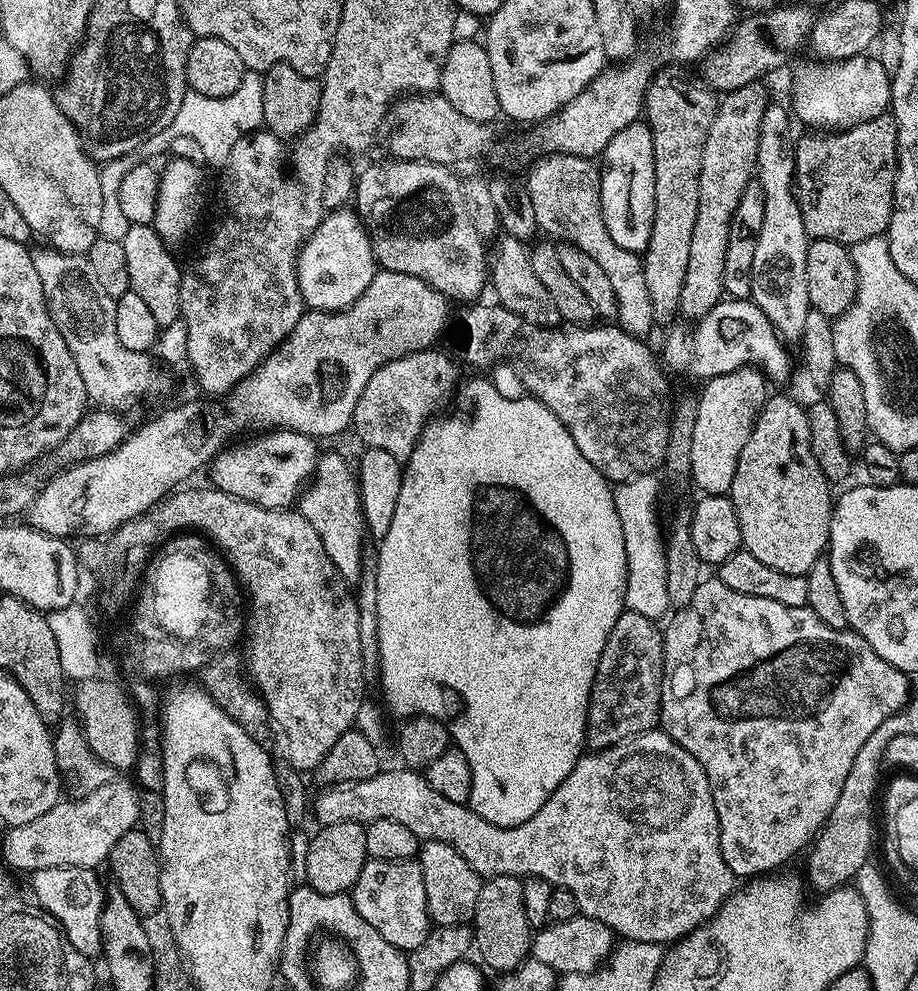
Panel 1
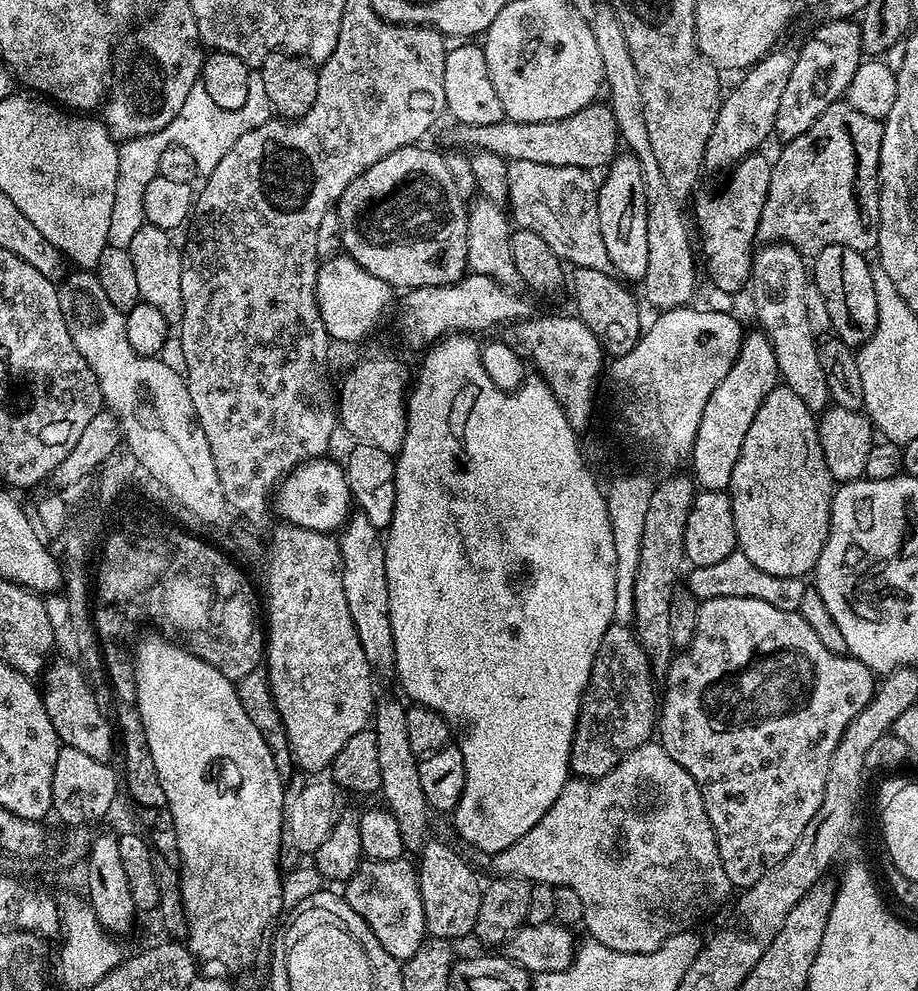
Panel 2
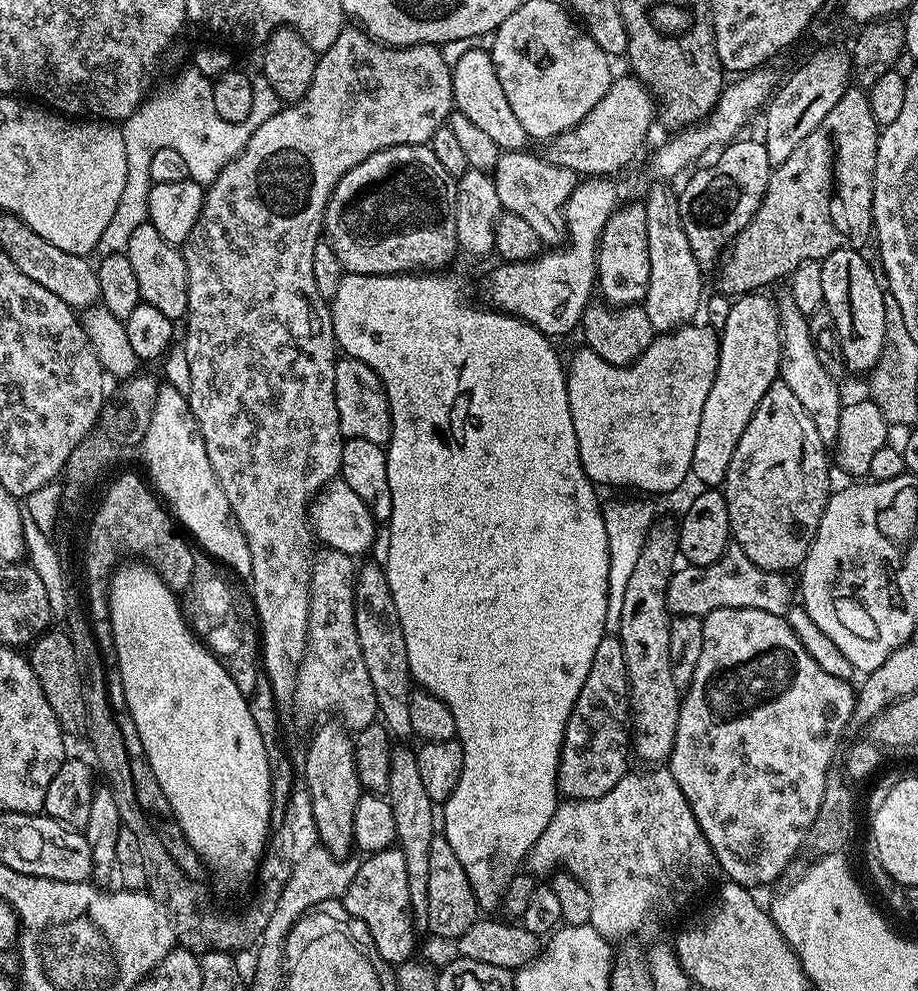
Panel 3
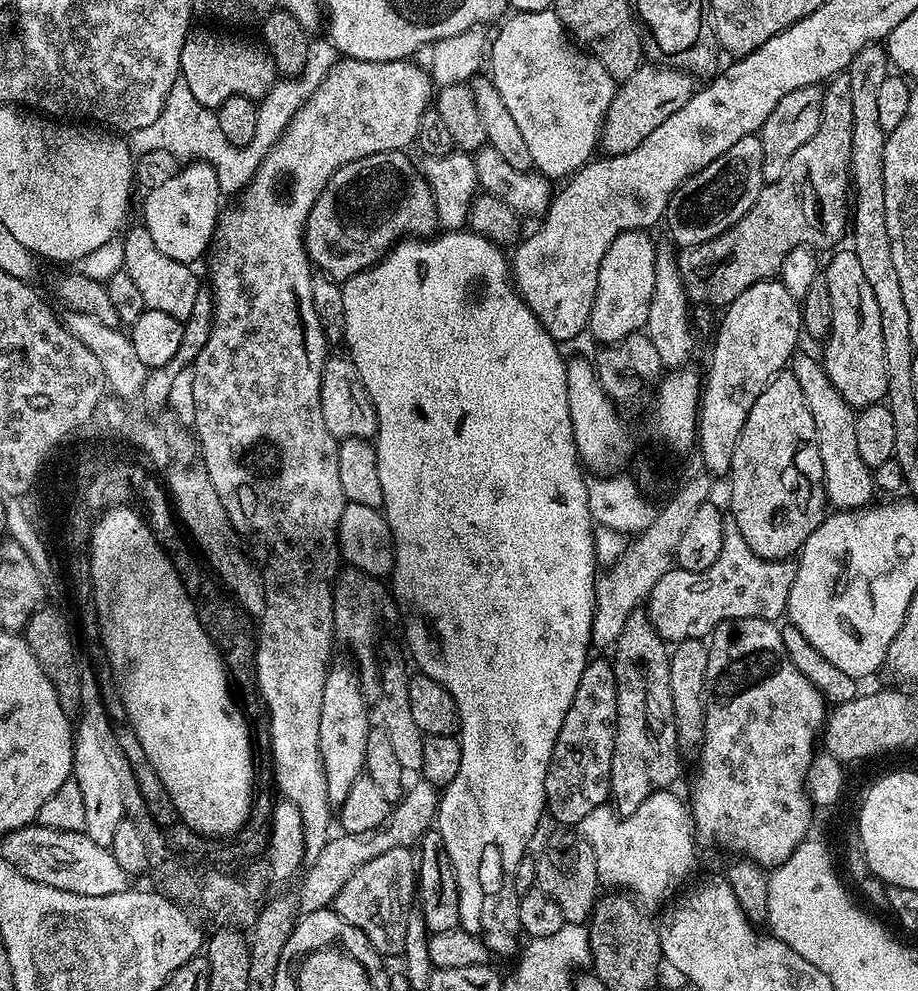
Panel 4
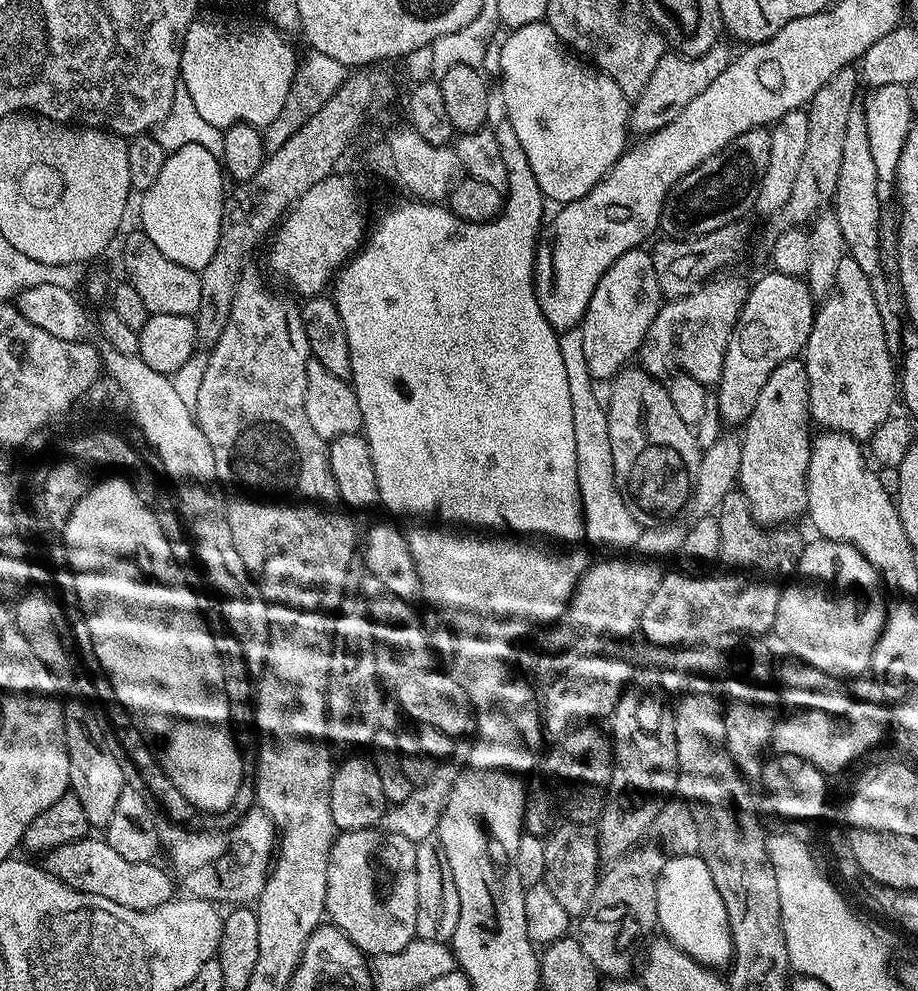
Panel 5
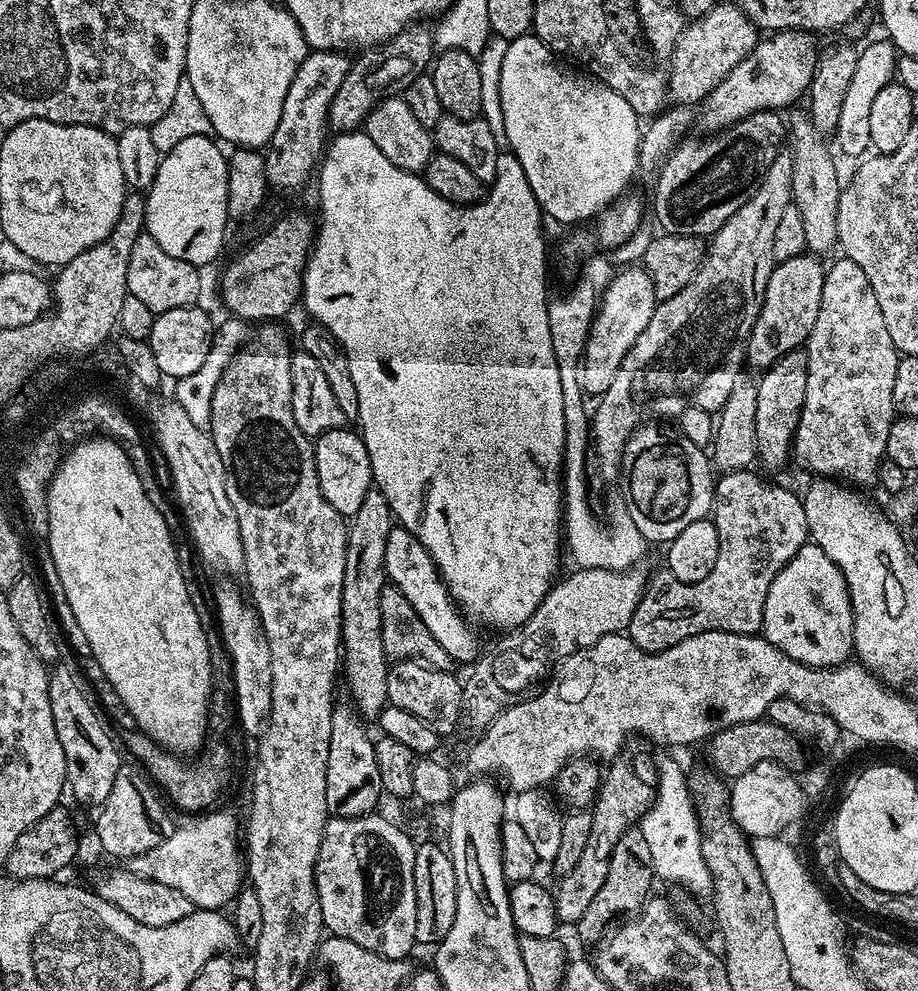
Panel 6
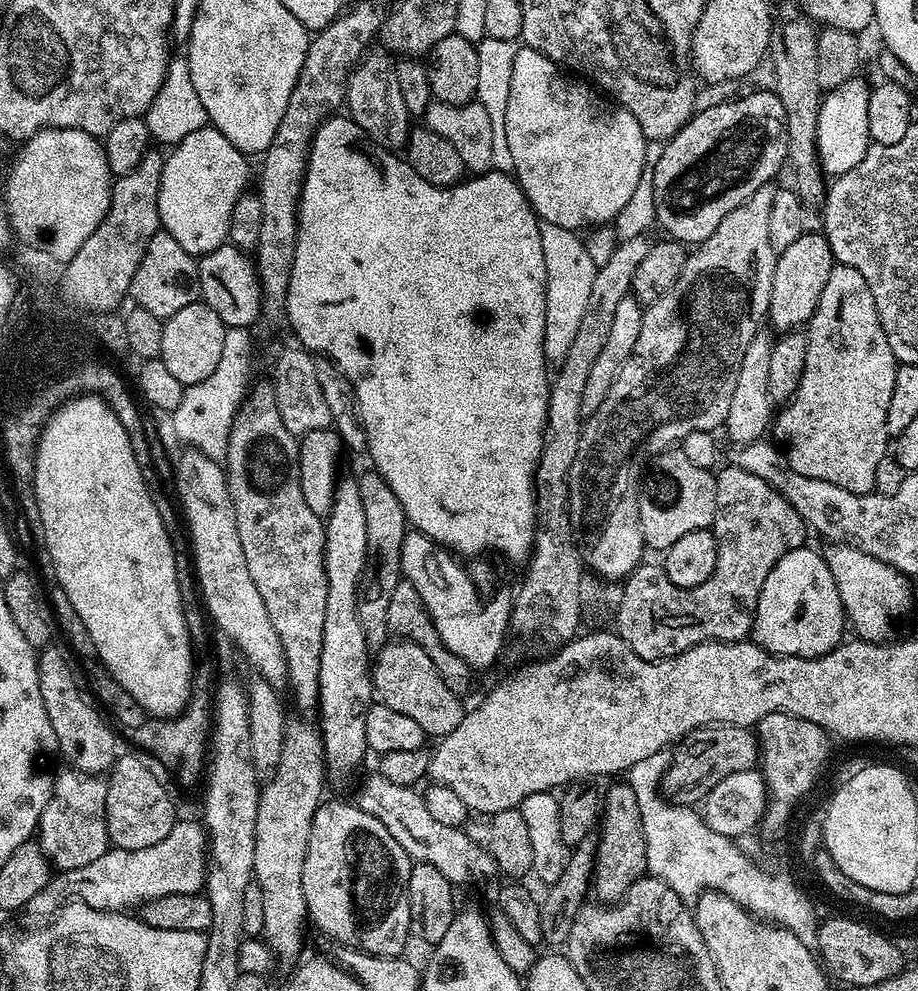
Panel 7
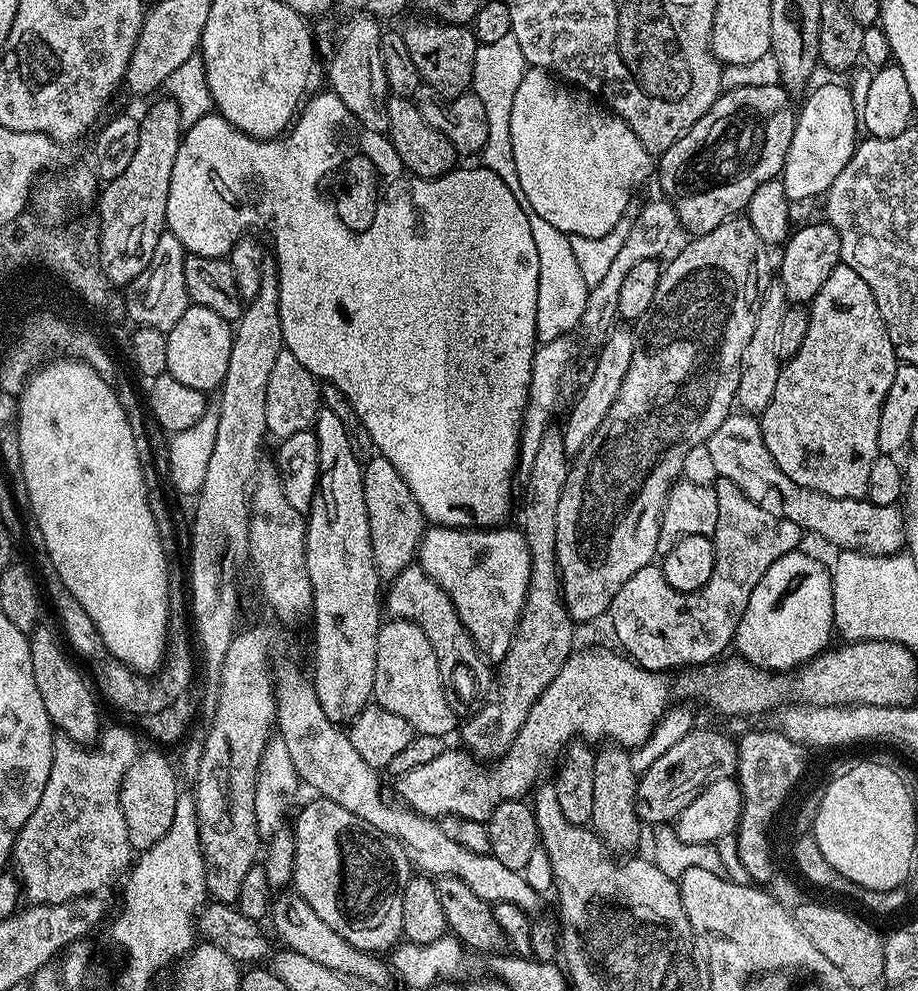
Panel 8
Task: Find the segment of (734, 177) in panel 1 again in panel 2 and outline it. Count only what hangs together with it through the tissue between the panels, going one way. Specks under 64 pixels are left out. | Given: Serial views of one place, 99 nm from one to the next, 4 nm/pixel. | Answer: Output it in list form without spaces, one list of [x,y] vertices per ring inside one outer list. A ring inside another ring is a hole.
[[[777,47],[767,52],[758,63],[743,73],[744,76],[720,101],[718,118],[714,130],[710,130],[710,142],[706,142],[704,155],[705,169],[710,173],[727,173],[736,167],[736,163],[753,155],[771,137],[776,130],[778,105],[782,103],[782,93],[790,82],[794,62],[798,62],[798,51],[795,47]]]

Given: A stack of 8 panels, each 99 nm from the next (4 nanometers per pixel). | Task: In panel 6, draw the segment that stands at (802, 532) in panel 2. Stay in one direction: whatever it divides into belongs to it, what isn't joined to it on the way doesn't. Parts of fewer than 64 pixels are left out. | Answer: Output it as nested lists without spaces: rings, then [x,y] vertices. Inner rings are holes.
[[[803,347],[790,350],[778,362],[774,362],[770,367],[763,369],[761,380],[758,380],[756,389],[758,390],[758,411],[754,414],[754,430],[756,431],[756,455],[759,463],[765,464],[768,468],[780,468],[787,460],[790,460],[792,451],[792,436],[796,433],[800,411],[804,405],[804,395],[806,394],[806,374],[808,373],[808,353]]]

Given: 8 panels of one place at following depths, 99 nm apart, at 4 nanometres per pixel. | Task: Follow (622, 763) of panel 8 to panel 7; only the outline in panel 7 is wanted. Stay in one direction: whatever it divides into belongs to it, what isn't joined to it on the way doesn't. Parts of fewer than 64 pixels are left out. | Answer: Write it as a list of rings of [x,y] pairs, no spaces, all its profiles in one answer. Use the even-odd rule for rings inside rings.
[[[612,782],[608,788],[608,793],[605,791],[602,796],[602,815],[598,821],[598,839],[596,840],[596,866],[594,869],[594,896],[597,901],[605,904],[615,904],[628,891],[634,882],[638,882],[648,872],[648,863],[646,862],[646,834],[644,833],[644,823],[642,822],[642,810],[640,809],[640,797],[636,795],[636,789],[631,783],[616,784],[620,782]]]

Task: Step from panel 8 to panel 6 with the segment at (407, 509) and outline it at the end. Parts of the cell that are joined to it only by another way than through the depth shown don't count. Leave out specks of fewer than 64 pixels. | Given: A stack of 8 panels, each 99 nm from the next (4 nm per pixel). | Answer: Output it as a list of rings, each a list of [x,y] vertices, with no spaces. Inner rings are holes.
[[[378,491],[366,494],[358,514],[347,521],[348,545],[346,570],[342,578],[340,642],[342,645],[342,680],[348,683],[351,703],[365,721],[375,721],[388,704],[386,678],[390,661],[382,646],[382,590],[386,583],[384,563],[386,542],[394,527],[394,517],[386,498]]]

